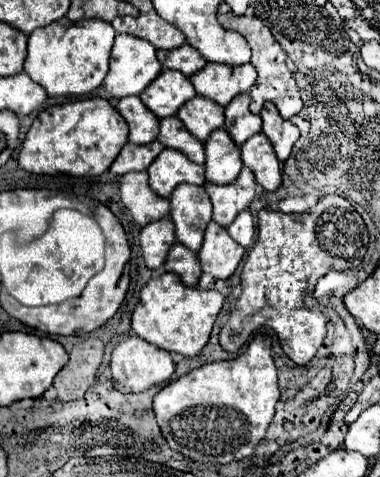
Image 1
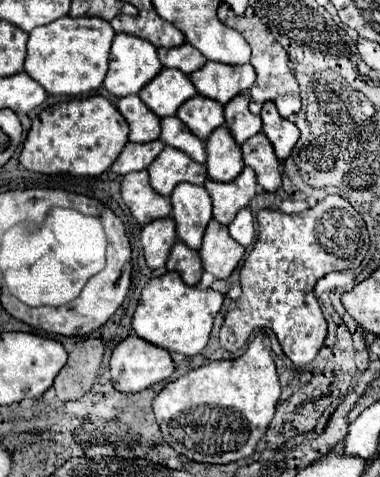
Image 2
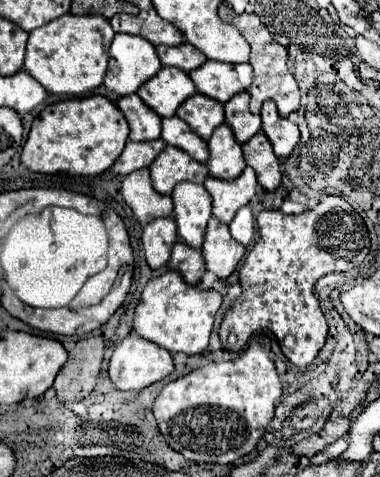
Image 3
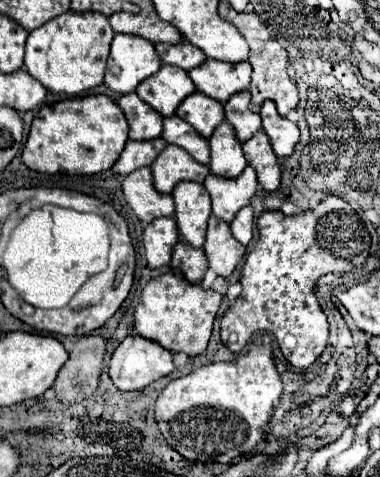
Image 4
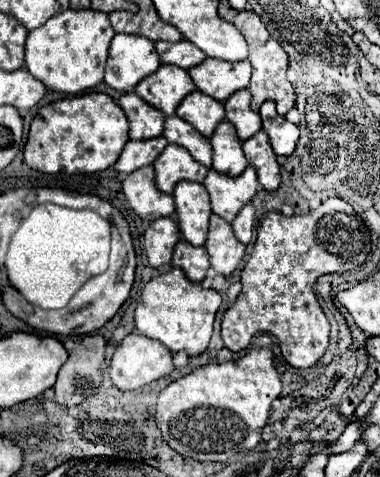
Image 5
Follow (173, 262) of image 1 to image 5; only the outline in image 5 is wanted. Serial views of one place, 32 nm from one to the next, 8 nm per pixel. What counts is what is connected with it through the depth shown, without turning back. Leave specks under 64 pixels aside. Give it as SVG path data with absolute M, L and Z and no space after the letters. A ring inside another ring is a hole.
M180 240L174 248L174 256L172 256L172 266L178 266L186 272L186 276L194 282L202 282L208 268L210 268L210 260L208 260L208 252L206 248L196 248L192 244L188 244L186 240Z

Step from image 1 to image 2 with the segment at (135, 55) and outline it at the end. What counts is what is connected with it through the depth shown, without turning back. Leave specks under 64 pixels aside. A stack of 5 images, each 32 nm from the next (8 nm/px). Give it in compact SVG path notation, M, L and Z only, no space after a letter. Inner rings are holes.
M116 34L104 86L118 98L138 94L140 88L144 88L144 84L148 84L160 70L162 64L156 56L156 48L148 40L130 34Z

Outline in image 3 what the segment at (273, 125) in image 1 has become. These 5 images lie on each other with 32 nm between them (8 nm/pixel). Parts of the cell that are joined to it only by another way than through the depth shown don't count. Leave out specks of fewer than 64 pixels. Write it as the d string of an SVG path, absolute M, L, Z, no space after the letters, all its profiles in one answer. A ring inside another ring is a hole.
M266 100L262 106L262 130L266 132L268 140L274 146L274 154L278 158L288 158L294 150L294 146L300 140L298 126L292 124L288 118L282 118L276 110L276 104L272 100Z

